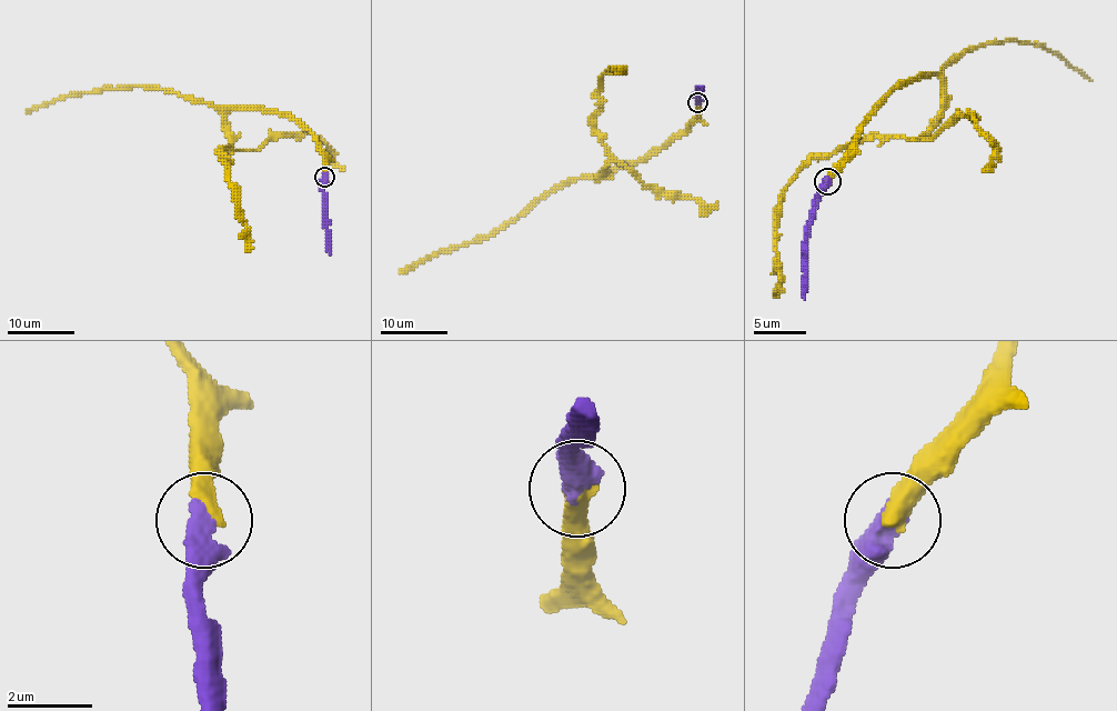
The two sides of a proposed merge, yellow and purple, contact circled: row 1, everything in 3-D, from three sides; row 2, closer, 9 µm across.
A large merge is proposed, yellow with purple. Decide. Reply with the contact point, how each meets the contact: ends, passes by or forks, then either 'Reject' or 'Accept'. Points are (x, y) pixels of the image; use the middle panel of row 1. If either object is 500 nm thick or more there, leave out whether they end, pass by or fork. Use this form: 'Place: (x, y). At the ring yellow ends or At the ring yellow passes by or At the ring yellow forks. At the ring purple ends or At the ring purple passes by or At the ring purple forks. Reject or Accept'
Place: (697, 102). Accept

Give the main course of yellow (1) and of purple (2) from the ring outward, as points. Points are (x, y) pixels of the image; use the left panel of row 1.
1: (324, 178), (318, 140), (289, 117), (269, 110), (228, 108), (159, 88), (120, 87), (71, 93), (26, 111)
2: (324, 178), (331, 253)

